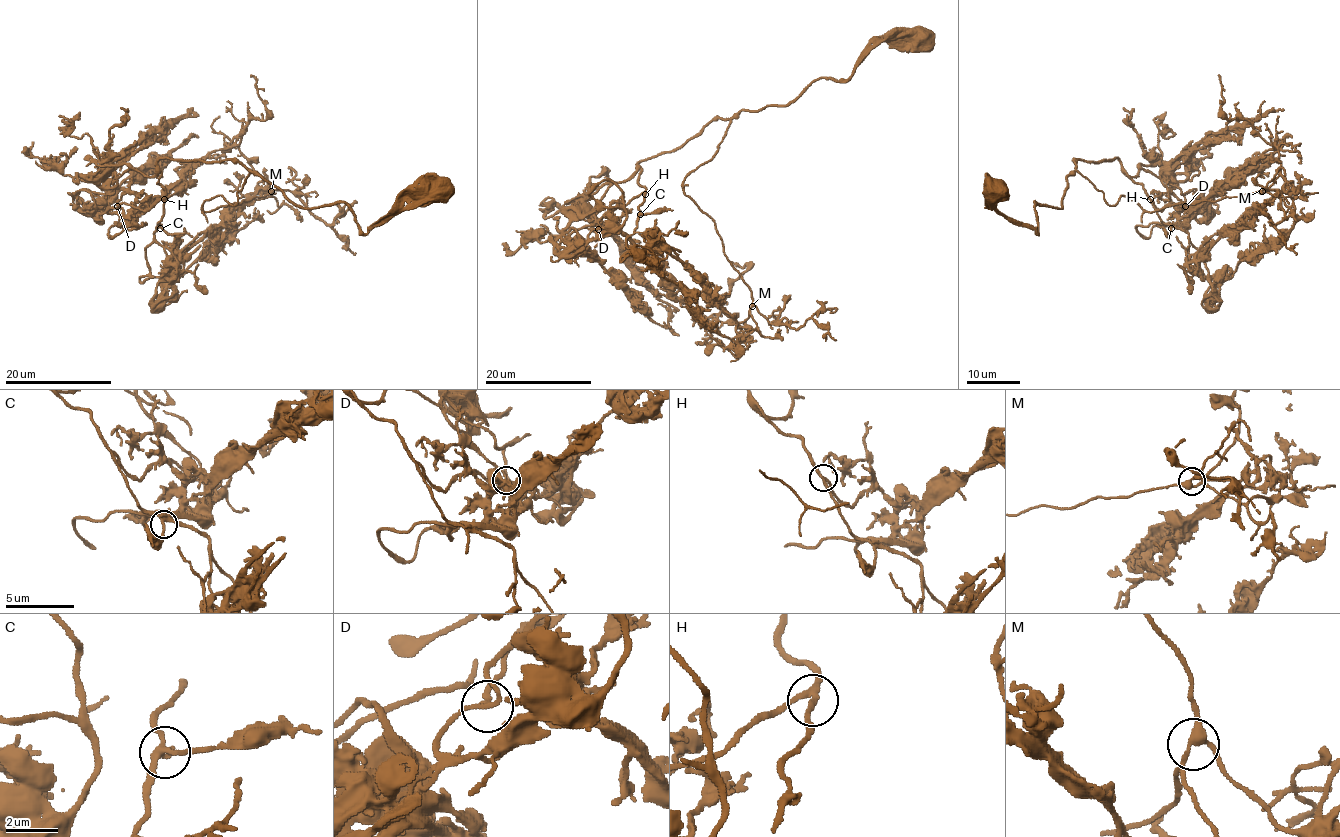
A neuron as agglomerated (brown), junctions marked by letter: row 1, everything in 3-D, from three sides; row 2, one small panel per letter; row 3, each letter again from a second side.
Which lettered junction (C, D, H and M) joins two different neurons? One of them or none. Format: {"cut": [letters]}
{"cut": []}

